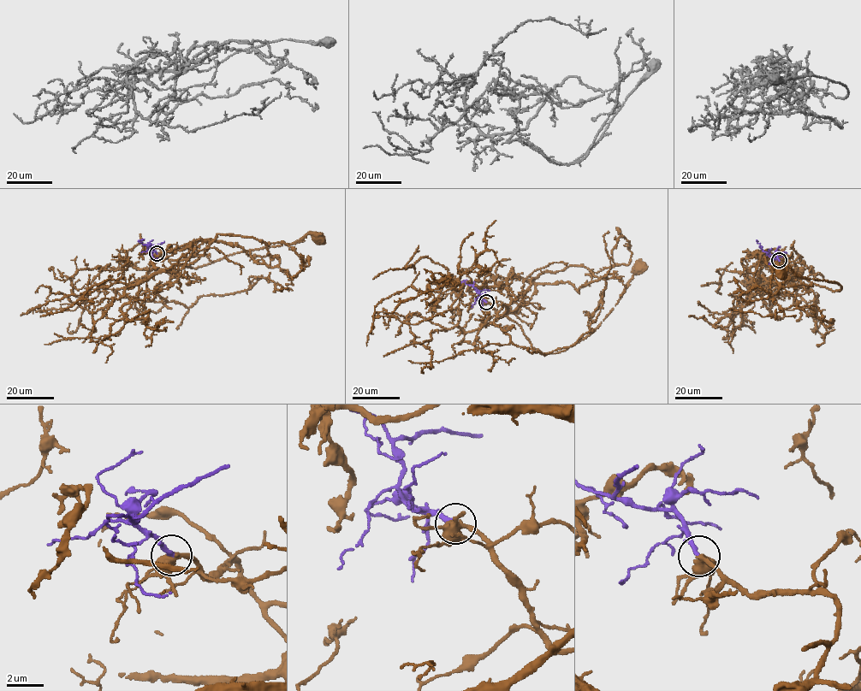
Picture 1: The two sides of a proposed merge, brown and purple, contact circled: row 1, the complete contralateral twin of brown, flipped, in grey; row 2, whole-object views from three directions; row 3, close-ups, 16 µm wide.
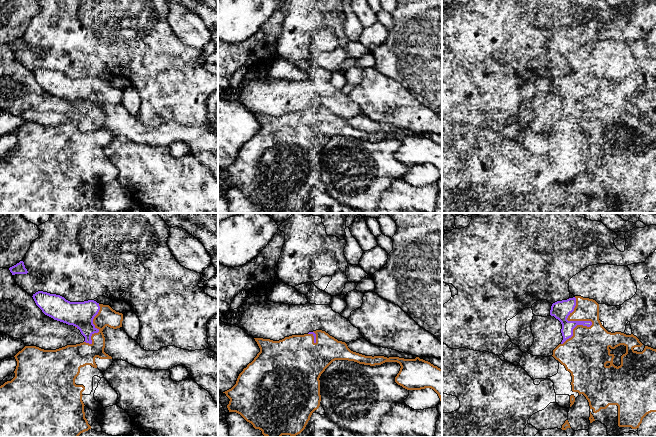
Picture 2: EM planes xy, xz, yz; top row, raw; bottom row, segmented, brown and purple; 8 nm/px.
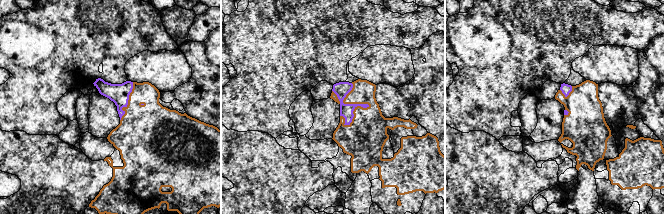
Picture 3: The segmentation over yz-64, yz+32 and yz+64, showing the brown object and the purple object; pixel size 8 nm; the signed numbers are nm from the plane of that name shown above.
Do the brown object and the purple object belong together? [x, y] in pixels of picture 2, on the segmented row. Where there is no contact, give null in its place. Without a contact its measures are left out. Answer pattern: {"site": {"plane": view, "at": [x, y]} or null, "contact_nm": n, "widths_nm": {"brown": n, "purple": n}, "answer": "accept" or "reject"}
{"site": {"plane": "yz", "at": [587, 320]}, "contact_nm": 400, "widths_nm": {"brown": 360, "purple": 150}, "answer": "accept"}

